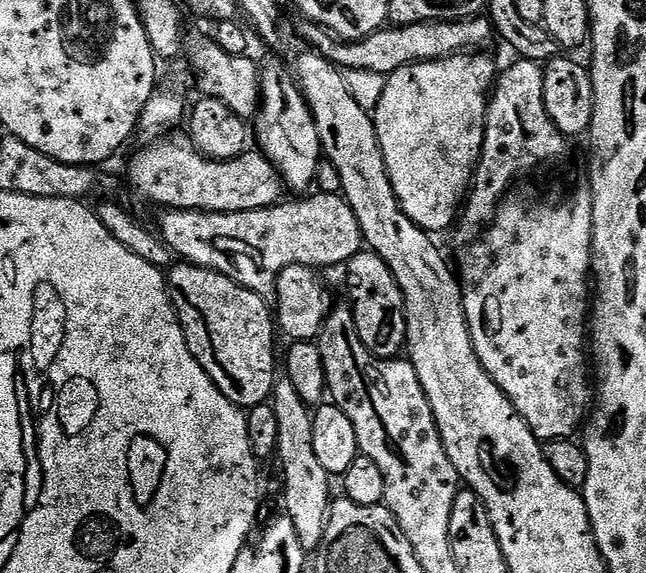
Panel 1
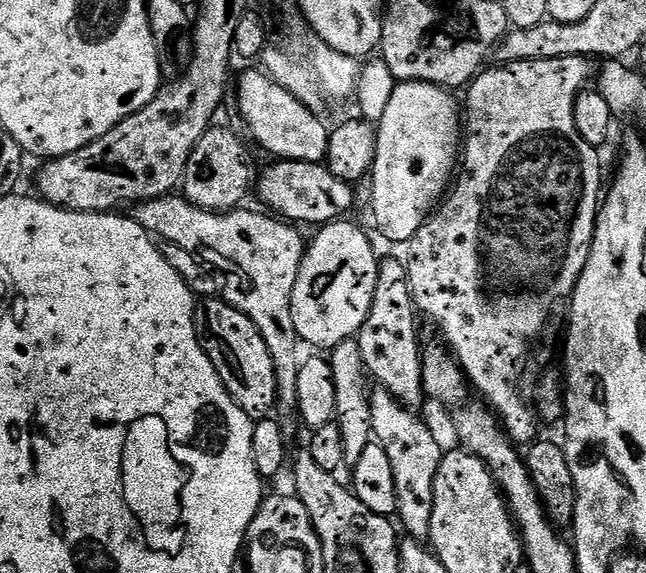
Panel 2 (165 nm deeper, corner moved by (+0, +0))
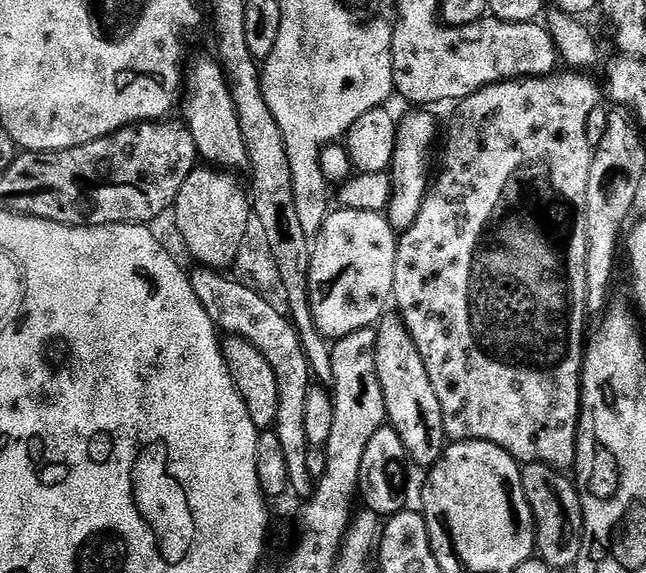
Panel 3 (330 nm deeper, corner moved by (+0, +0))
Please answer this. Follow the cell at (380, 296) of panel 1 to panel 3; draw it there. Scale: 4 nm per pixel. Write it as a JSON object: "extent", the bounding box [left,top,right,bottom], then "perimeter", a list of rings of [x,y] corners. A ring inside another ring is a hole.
{"extent":[376,314,446,470],"perimeter":[[[396,314],[381,316],[376,328],[376,365],[378,378],[382,382],[382,394],[388,411],[387,423],[402,438],[409,461],[423,470],[437,464],[446,447],[442,406],[434,386],[430,386],[430,374],[426,374],[426,362],[418,354],[414,338],[406,330],[404,321]]]}

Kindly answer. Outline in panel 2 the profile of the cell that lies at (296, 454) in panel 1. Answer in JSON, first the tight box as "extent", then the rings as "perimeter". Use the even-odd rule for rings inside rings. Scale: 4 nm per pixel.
{"extent":[134,194,306,438],"perimeter":[[[173,194],[135,205],[134,218],[157,241],[165,240],[213,268],[220,275],[224,303],[246,314],[258,326],[274,362],[280,425],[285,437],[292,438],[298,429],[296,403],[298,370],[302,363],[302,341],[292,328],[292,291],[300,263],[304,261],[306,240],[300,237],[299,227],[275,215],[244,211],[208,212],[189,204],[183,195]]]}

